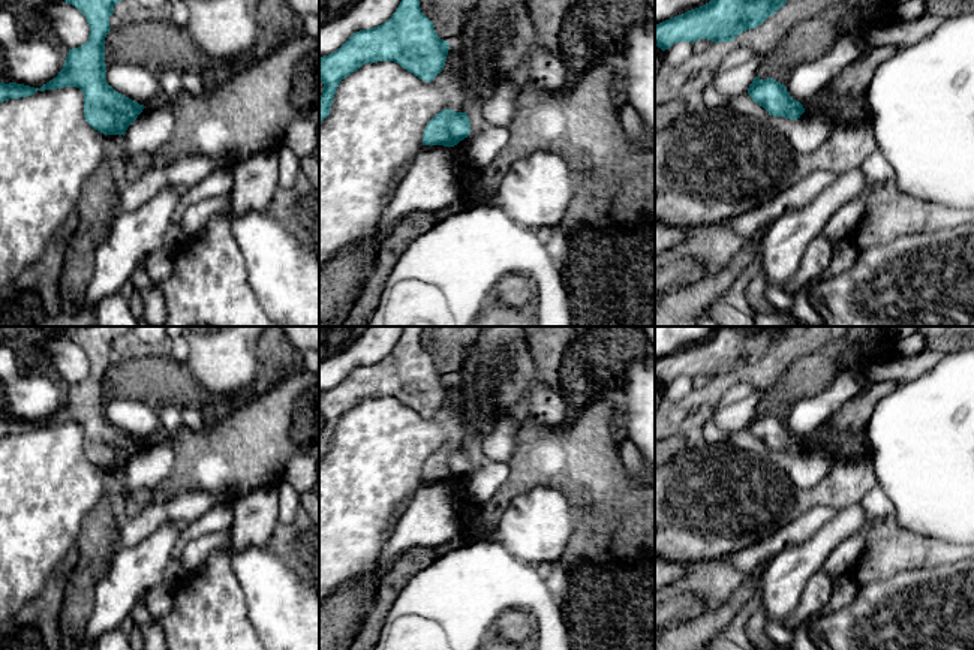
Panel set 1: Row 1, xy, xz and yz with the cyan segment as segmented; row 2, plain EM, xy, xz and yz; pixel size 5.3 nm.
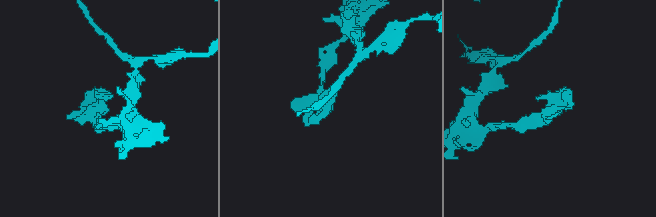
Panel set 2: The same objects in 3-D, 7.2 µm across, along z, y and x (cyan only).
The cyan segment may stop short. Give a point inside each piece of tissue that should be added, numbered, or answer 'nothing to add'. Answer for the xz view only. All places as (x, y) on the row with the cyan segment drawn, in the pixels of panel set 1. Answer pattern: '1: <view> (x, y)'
nothing to add

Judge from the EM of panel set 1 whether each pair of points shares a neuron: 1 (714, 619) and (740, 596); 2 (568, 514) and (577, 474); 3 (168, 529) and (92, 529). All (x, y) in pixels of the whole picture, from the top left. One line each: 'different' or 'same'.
1: same
2: different
3: different

